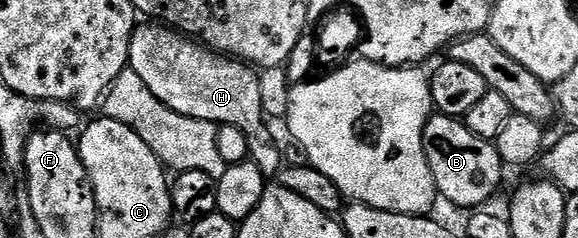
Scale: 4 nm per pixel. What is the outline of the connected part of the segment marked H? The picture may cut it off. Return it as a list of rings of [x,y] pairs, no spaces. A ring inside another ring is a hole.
[[[141,24],[132,33],[128,66],[139,75],[147,89],[177,114],[216,125],[239,127],[247,135],[248,158],[267,179],[274,178],[281,171],[285,157],[269,134],[262,111],[260,74],[246,62],[220,54],[168,26]]]

